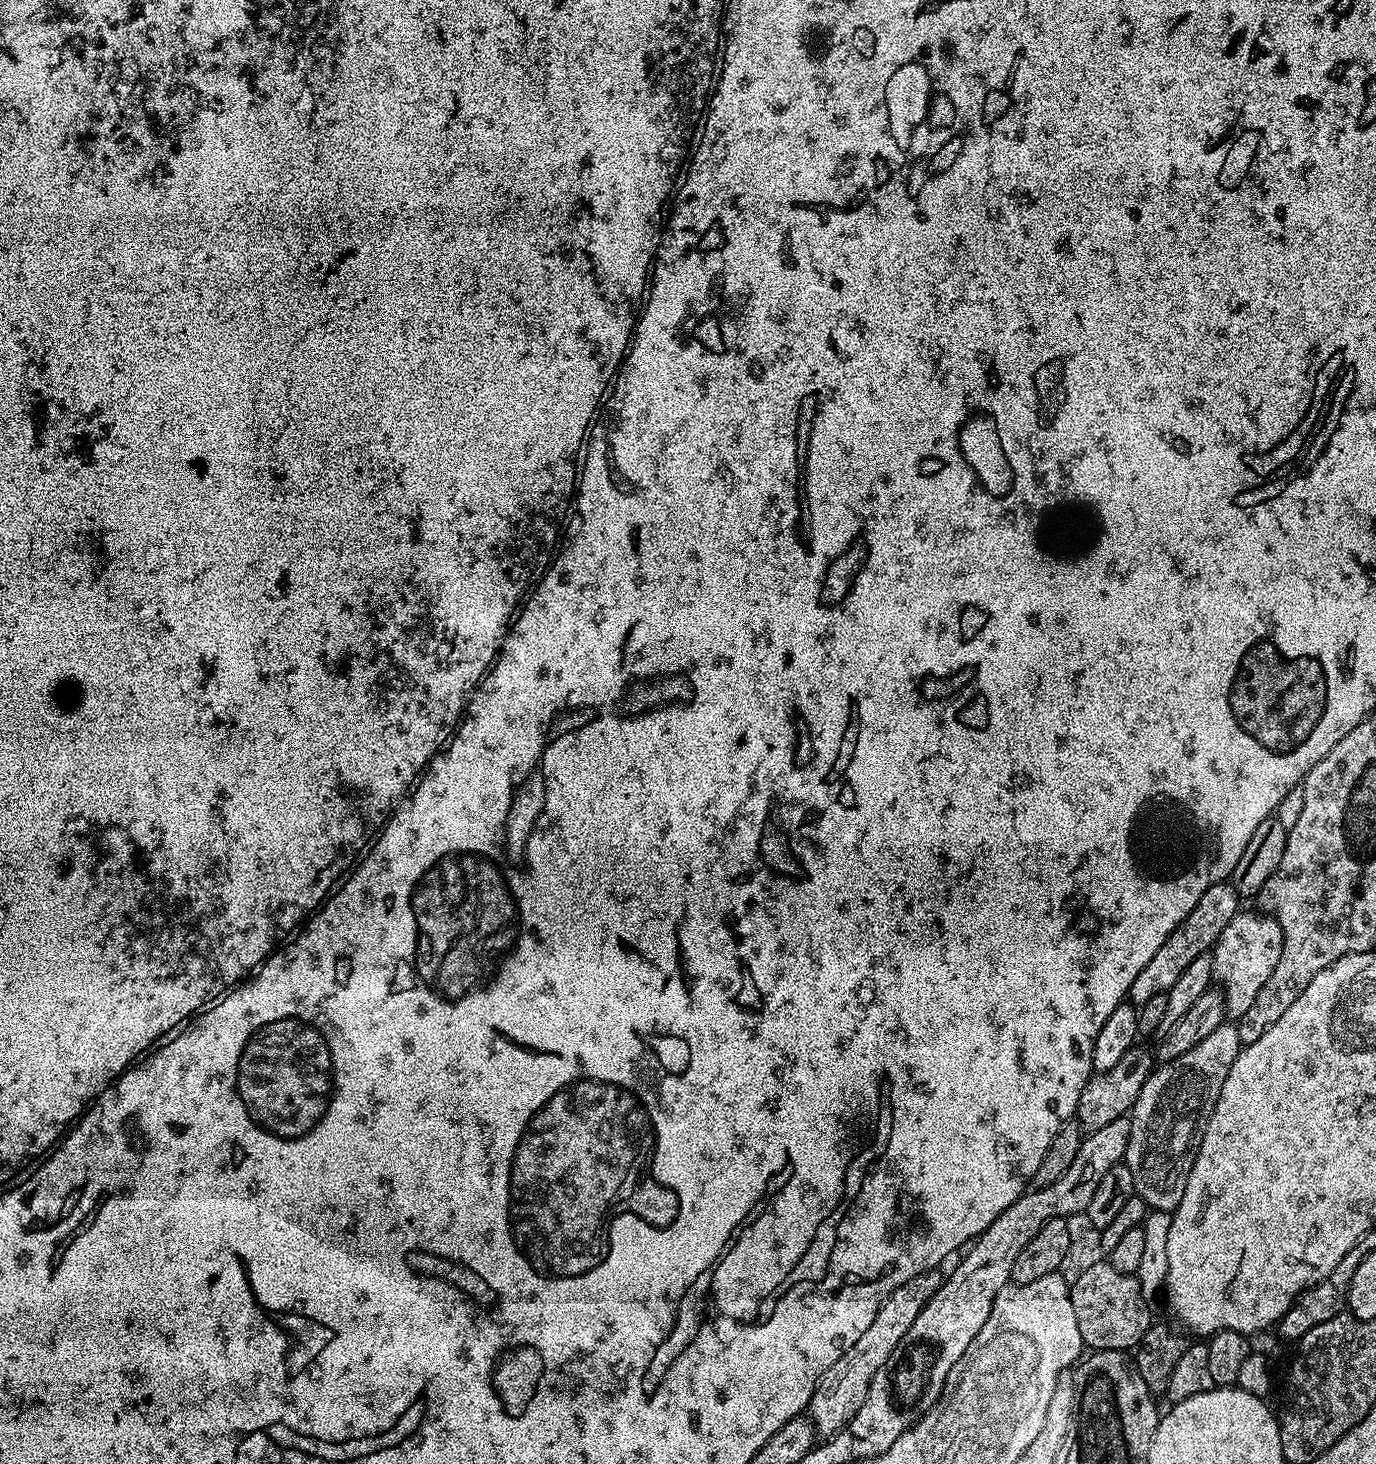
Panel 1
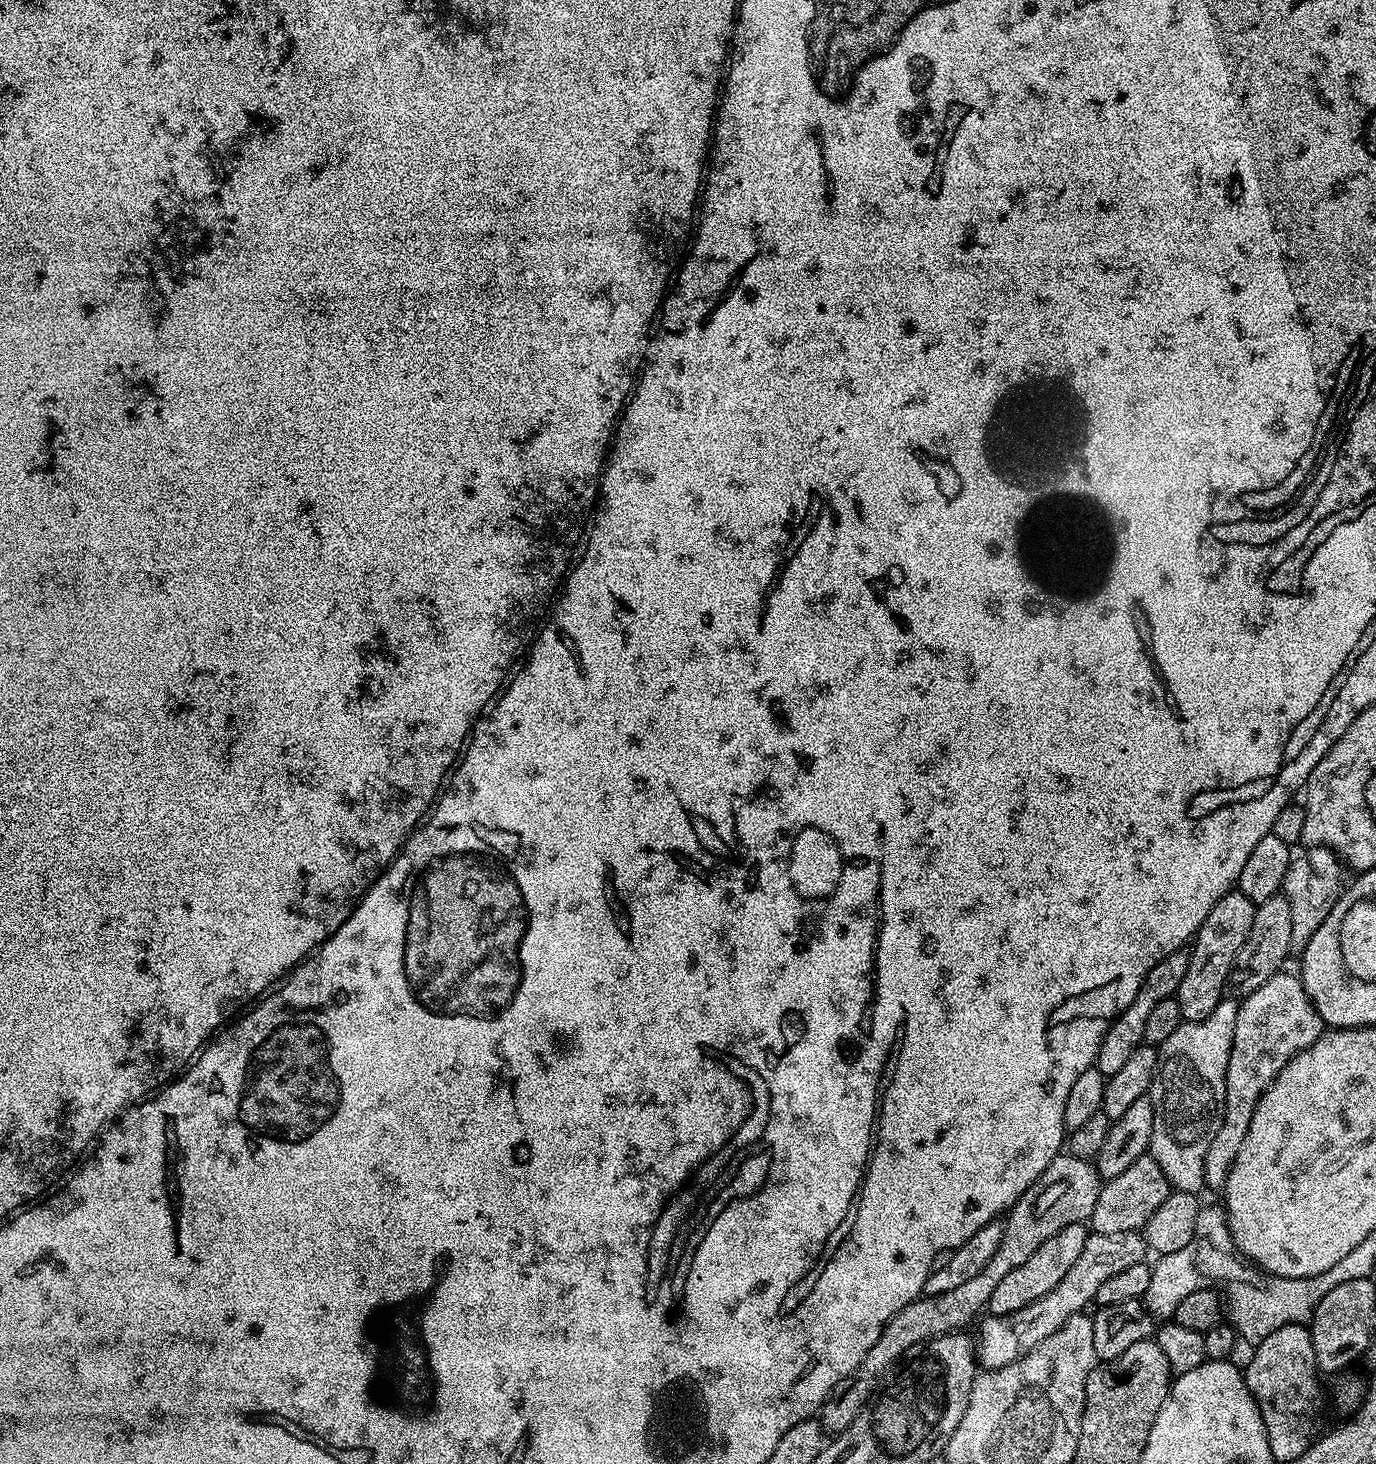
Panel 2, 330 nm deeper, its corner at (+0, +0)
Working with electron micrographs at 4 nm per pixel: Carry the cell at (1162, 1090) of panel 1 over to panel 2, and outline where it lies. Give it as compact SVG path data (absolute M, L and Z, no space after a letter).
M1225 998L1209 1016L1180 1024L1166 1042L1158 1045L1156 1073L1150 1089L1154 1130L1150 1130L1147 1155L1162 1166L1162 1174L1166 1174L1169 1185L1177 1192L1199 1193L1205 1187L1206 1150L1210 1150L1210 1142L1214 1142L1214 1134L1222 1126L1226 1066L1239 1009L1239 999Z

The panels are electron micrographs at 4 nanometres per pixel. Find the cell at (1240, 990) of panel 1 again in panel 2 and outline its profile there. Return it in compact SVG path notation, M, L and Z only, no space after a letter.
M1304 846L1299 851L1293 855L1286 870L1282 889L1286 902L1290 902L1290 942L1292 952L1296 954L1303 952L1306 942L1314 938L1314 930L1318 930L1318 926L1326 922L1326 914L1330 914L1341 894L1342 885L1345 883L1344 872L1346 873L1340 857L1329 848Z

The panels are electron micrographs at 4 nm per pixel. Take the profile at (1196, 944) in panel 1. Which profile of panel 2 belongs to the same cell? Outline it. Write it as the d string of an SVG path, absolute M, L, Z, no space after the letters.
M1181 950L1174 954L1166 954L1166 958L1157 962L1150 970L1150 974L1146 974L1138 994L1134 994L1134 1002L1130 1002L1130 1006L1126 1006L1126 1010L1119 1012L1116 1019L1109 1023L1102 1046L1098 1046L1094 1065L1105 1078L1118 1074L1120 1067L1133 1056L1134 1050L1138 1050L1144 1043L1146 1021L1150 1013L1153 1012L1154 1006L1158 1006L1158 1002L1171 1000L1175 997L1178 986L1182 986L1182 978L1186 975L1187 965L1187 951Z

